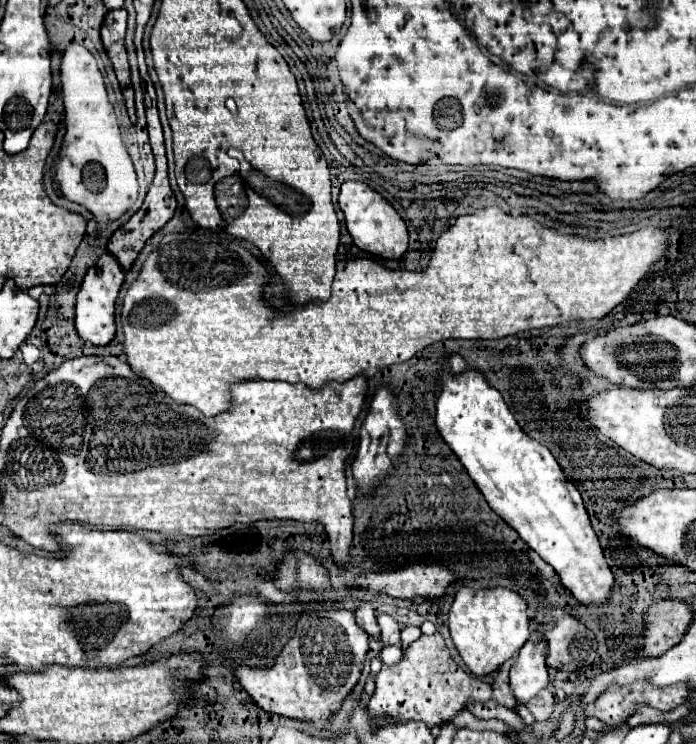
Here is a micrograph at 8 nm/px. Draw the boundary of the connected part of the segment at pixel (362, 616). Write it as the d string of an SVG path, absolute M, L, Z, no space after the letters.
M360 602L360 606L356 608L356 622L368 634L372 634L372 636L380 634L380 628L376 624L376 612L374 612L374 608L372 608L370 602Z

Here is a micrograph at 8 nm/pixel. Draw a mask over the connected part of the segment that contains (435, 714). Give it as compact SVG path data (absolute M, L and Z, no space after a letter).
M436 632L432 636L422 634L416 642L412 642L406 650L404 656L398 664L394 666L382 666L382 670L376 676L376 690L368 702L368 710L372 712L372 716L396 716L398 720L420 720L426 726L436 726L436 724L444 724L448 720L452 720L460 710L464 710L468 706L468 700L474 702L486 702L492 698L492 686L466 674L450 656L444 638Z

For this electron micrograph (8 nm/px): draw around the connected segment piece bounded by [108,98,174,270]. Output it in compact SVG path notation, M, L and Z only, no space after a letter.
M152 98L152 102L148 104L146 108L146 118L148 118L148 132L150 132L150 144L152 144L152 150L154 150L154 158L156 158L156 176L154 176L154 182L144 198L144 204L142 208L122 226L118 228L110 240L108 240L108 252L120 262L120 266L124 270L128 270L138 252L144 248L146 240L156 232L160 230L174 214L174 202L172 202L172 190L170 190L170 184L168 184L168 170L166 170L166 154L164 154L164 136L162 136L162 126L160 126L160 120L158 120L158 108L156 108L156 100Z

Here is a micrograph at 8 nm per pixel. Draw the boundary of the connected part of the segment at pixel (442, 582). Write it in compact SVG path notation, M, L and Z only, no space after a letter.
M414 564L388 574L368 574L354 582L354 586L370 588L372 592L386 592L394 598L420 602L424 598L438 598L446 594L446 586L456 576L438 564Z

